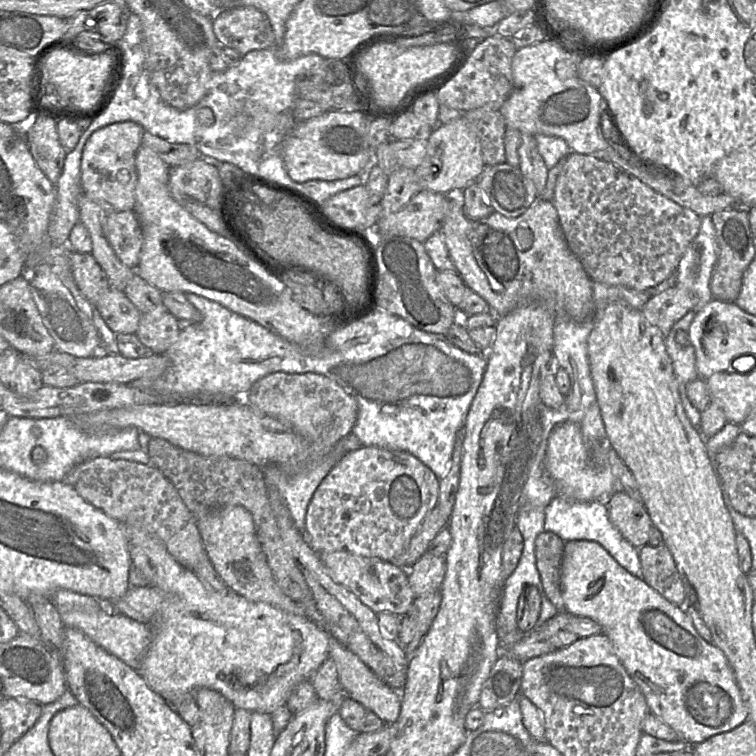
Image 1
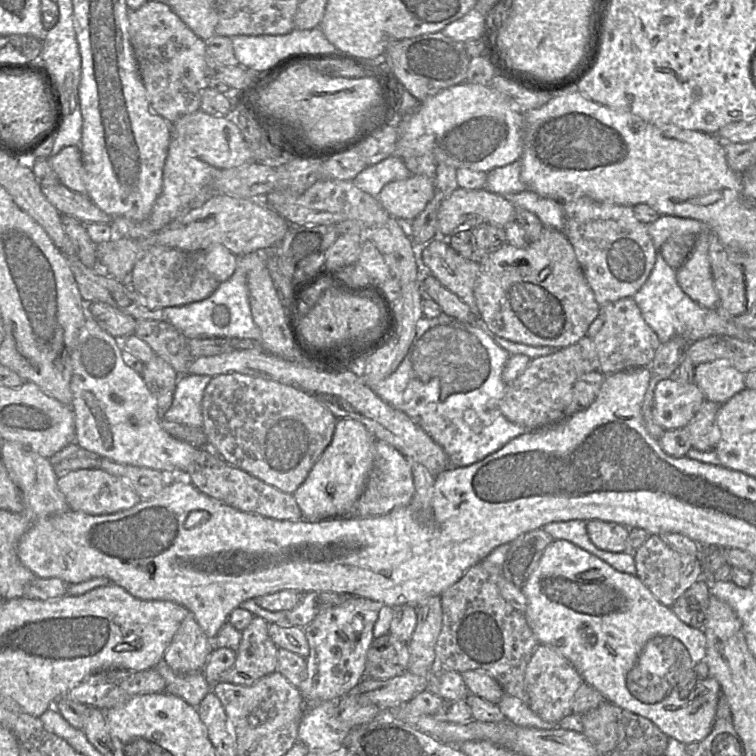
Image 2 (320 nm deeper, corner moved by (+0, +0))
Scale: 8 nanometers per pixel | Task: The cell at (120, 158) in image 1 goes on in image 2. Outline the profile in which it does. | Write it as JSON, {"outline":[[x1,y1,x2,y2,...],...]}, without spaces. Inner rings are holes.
{"outline":[[78,145,64,147,56,155,49,156,48,161,60,183,74,192,87,195,83,161]]}

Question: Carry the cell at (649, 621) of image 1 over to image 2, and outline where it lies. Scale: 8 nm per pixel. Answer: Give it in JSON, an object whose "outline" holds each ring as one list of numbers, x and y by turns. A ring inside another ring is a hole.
{"outline":[[555,539,543,552,539,563,528,581,521,589,527,598,527,610,524,613,528,625,535,634,539,644,548,645,557,649,575,667,583,679,583,683,597,689,608,702,629,712,647,718,654,723,661,732,669,738,688,745,705,739,712,731,721,688,717,680,711,677,700,678,696,672,696,666,706,657,706,636,703,629,695,629,682,622,670,608,662,605,653,594,645,587,637,576,615,570,609,564,563,539]]}

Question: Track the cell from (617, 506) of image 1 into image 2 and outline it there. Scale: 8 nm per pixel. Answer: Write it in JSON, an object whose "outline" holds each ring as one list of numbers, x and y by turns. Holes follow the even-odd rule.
{"outline":[[590,520,586,523,587,533,593,544,604,551,624,552,630,528,602,520]]}

